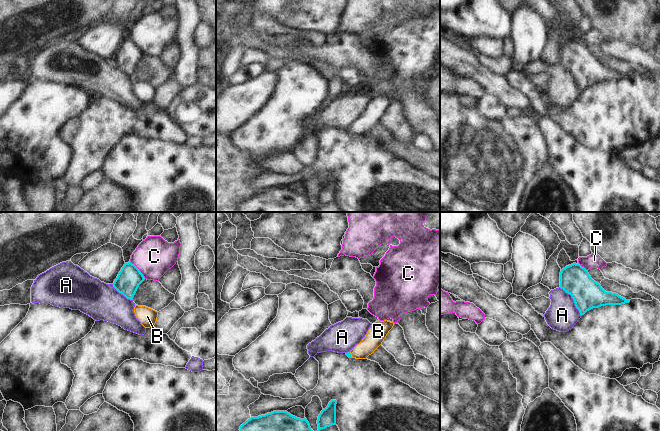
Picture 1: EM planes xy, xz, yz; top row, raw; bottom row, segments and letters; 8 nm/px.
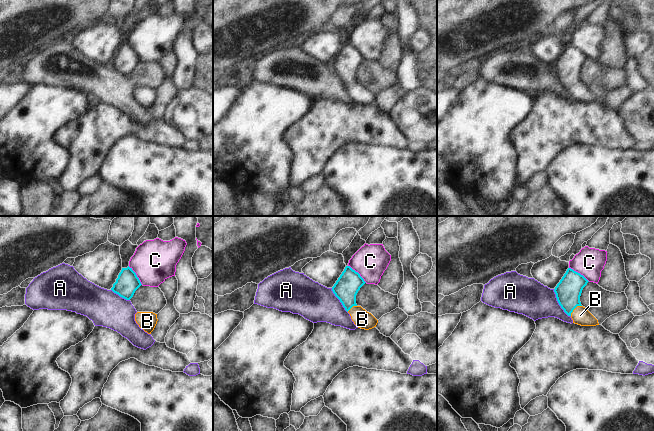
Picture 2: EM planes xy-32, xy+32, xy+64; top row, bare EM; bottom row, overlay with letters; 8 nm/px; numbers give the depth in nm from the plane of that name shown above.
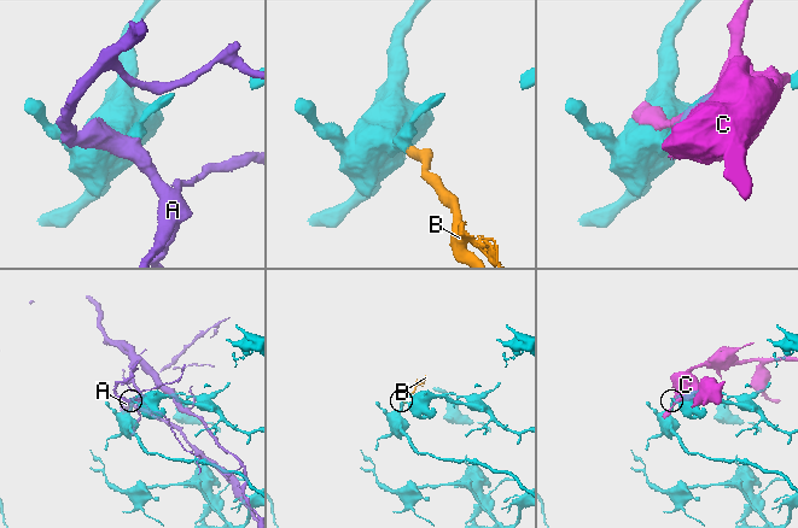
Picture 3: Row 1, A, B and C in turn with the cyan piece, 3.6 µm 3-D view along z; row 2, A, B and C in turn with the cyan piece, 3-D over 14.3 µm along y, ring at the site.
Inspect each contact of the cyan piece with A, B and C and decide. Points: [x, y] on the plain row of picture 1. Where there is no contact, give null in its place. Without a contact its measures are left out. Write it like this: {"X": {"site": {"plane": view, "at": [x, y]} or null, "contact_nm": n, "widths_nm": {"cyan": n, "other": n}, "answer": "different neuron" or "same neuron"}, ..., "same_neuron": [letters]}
{"A": {"site": {"plane": "yz", "at": [573, 75]}, "contact_nm": 300, "widths_nm": {"cyan": 240, "other": 240}, "answer": "different neuron"}, "B": {"site": {"plane": "xz", "at": [350, 131]}, "contact_nm": 60, "widths_nm": {"cyan": 40, "other": 150}, "answer": "same neuron"}, "C": {"site": {"plane": "xy", "at": [139, 46]}, "contact_nm": 190, "widths_nm": {"cyan": 190, "other": 320}, "answer": "different neuron"}, "same_neuron": ["B"]}

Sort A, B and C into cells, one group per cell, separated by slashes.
A / B / C

